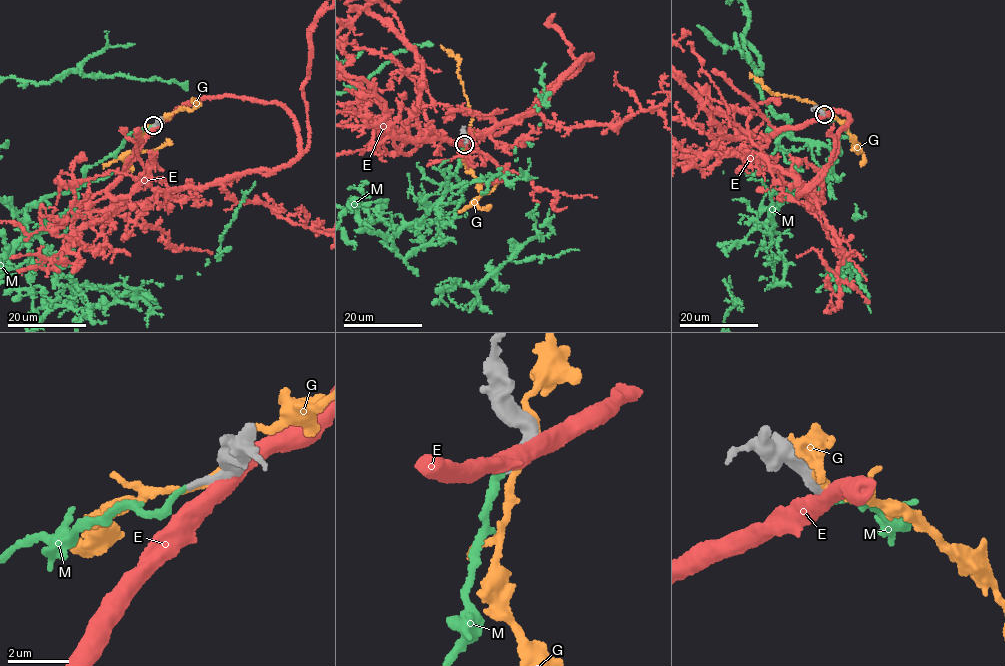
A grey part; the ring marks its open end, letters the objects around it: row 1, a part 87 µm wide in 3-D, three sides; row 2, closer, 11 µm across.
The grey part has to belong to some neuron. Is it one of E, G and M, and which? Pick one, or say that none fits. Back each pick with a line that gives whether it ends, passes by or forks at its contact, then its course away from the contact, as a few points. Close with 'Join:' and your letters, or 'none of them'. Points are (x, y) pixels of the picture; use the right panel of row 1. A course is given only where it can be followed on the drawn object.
M: it ends
Join: M

